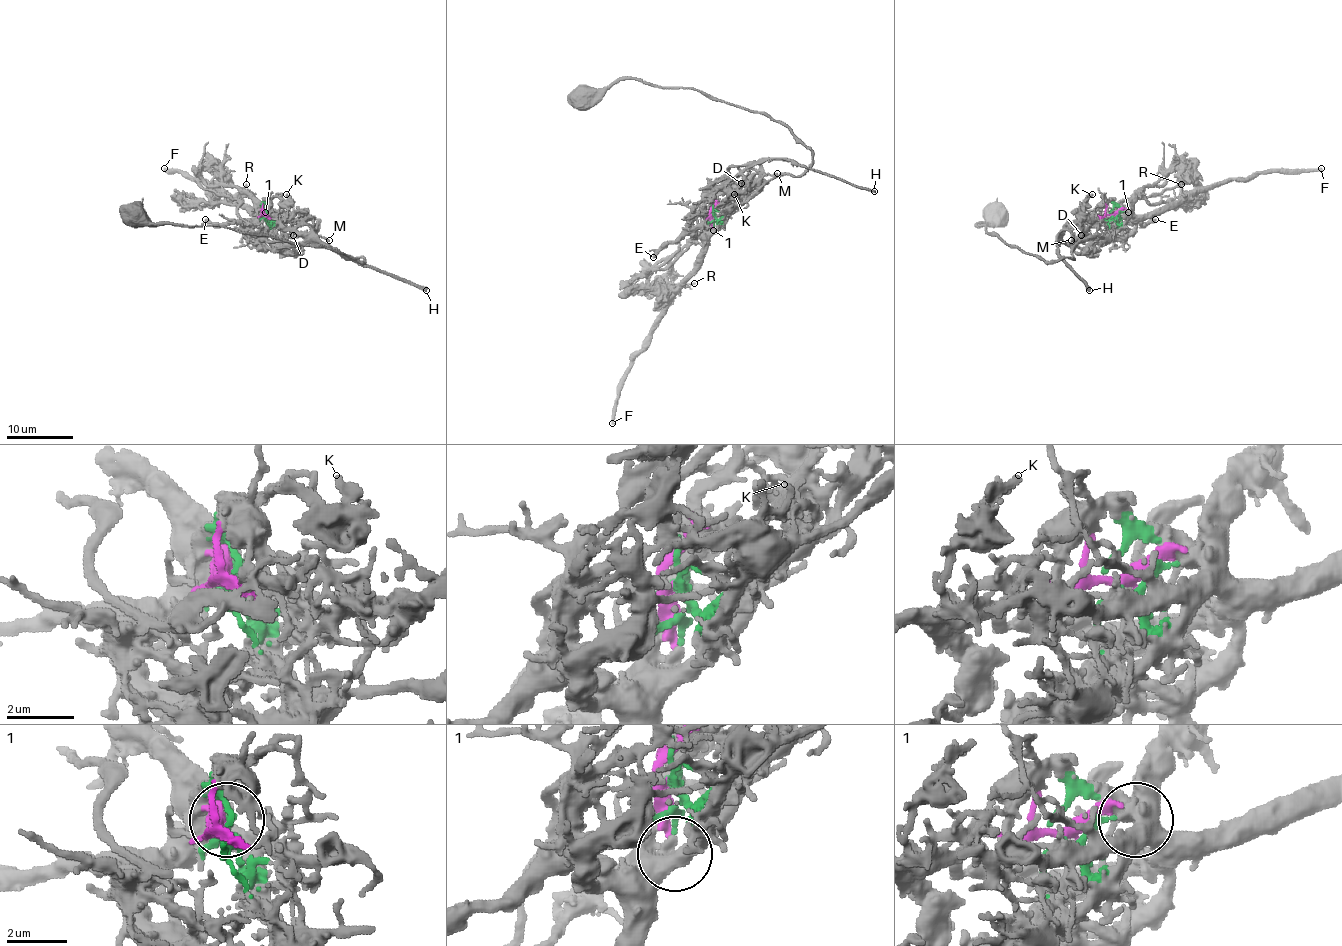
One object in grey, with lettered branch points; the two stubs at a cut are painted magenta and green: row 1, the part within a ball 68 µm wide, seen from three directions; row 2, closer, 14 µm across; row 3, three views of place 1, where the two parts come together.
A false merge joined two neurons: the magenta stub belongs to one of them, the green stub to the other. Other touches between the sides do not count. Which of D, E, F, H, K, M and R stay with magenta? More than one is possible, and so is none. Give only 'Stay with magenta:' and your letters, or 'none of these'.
Stay with magenta: D, H, K, M

